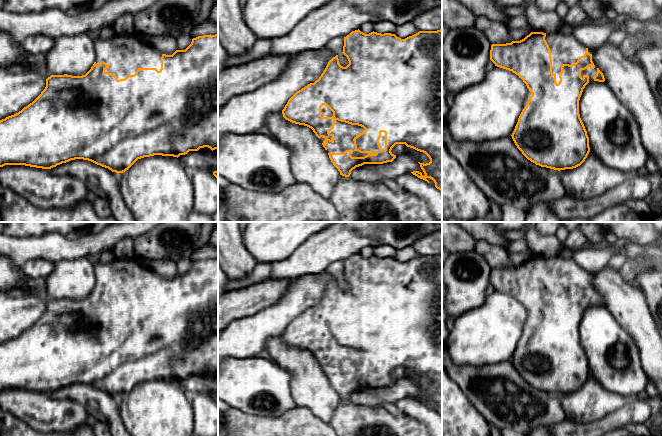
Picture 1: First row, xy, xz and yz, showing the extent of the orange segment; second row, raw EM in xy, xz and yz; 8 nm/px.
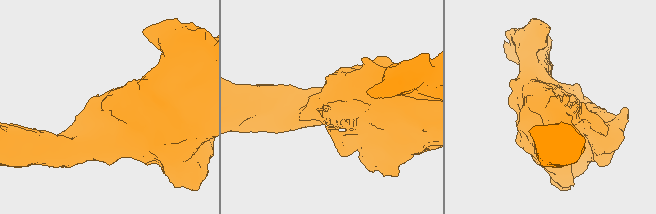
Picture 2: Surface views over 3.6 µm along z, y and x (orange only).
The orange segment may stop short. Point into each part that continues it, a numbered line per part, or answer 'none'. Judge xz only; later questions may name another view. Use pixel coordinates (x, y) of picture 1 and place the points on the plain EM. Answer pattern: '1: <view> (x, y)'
1: xz (342, 355)

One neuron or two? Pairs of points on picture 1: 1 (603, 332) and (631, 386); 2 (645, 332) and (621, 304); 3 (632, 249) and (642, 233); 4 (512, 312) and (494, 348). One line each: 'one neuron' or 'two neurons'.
1: one neuron
2: one neuron
3: two neurons
4: one neuron

